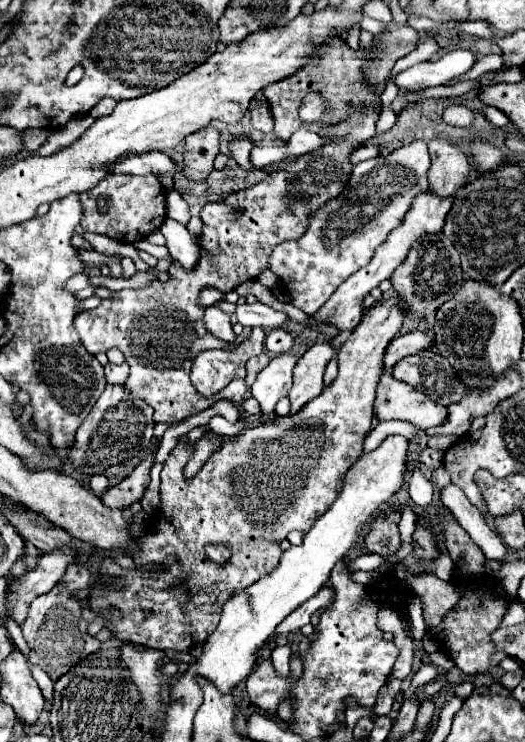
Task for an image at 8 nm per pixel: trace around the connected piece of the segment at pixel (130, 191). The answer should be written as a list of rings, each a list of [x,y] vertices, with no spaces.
[[[109,174],[91,192],[81,194],[81,206],[83,206],[81,226],[85,232],[107,234],[109,238],[115,238],[119,242],[135,244],[147,238],[151,232],[155,232],[167,218],[165,200],[161,200],[161,194],[165,192],[161,188],[159,178]]]

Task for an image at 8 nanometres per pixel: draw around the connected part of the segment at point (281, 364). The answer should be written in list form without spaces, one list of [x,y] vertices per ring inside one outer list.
[[[283,354],[275,356],[255,378],[251,386],[253,398],[259,402],[263,414],[273,414],[275,404],[289,394],[293,386],[293,368],[297,364],[297,356]]]

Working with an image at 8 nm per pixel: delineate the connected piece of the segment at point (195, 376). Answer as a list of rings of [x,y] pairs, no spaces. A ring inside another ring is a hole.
[[[253,328],[251,334],[231,352],[205,350],[199,352],[191,368],[191,382],[203,396],[213,396],[223,390],[233,378],[245,378],[245,362],[263,352],[265,330]]]

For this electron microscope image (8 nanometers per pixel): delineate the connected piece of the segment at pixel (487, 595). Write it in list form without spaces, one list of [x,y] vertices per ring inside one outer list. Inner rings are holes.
[[[463,558],[455,562],[455,576],[453,576],[453,584],[463,590],[459,602],[449,612],[445,612],[445,616],[437,626],[427,626],[427,632],[435,636],[439,650],[445,656],[449,656],[455,662],[455,666],[463,670],[463,674],[473,678],[477,674],[493,672],[495,668],[499,668],[499,662],[507,656],[505,652],[497,652],[493,648],[489,634],[501,626],[501,618],[509,608],[509,600],[501,594],[503,590],[493,576],[483,574],[475,578],[465,574],[461,566],[463,566]]]

